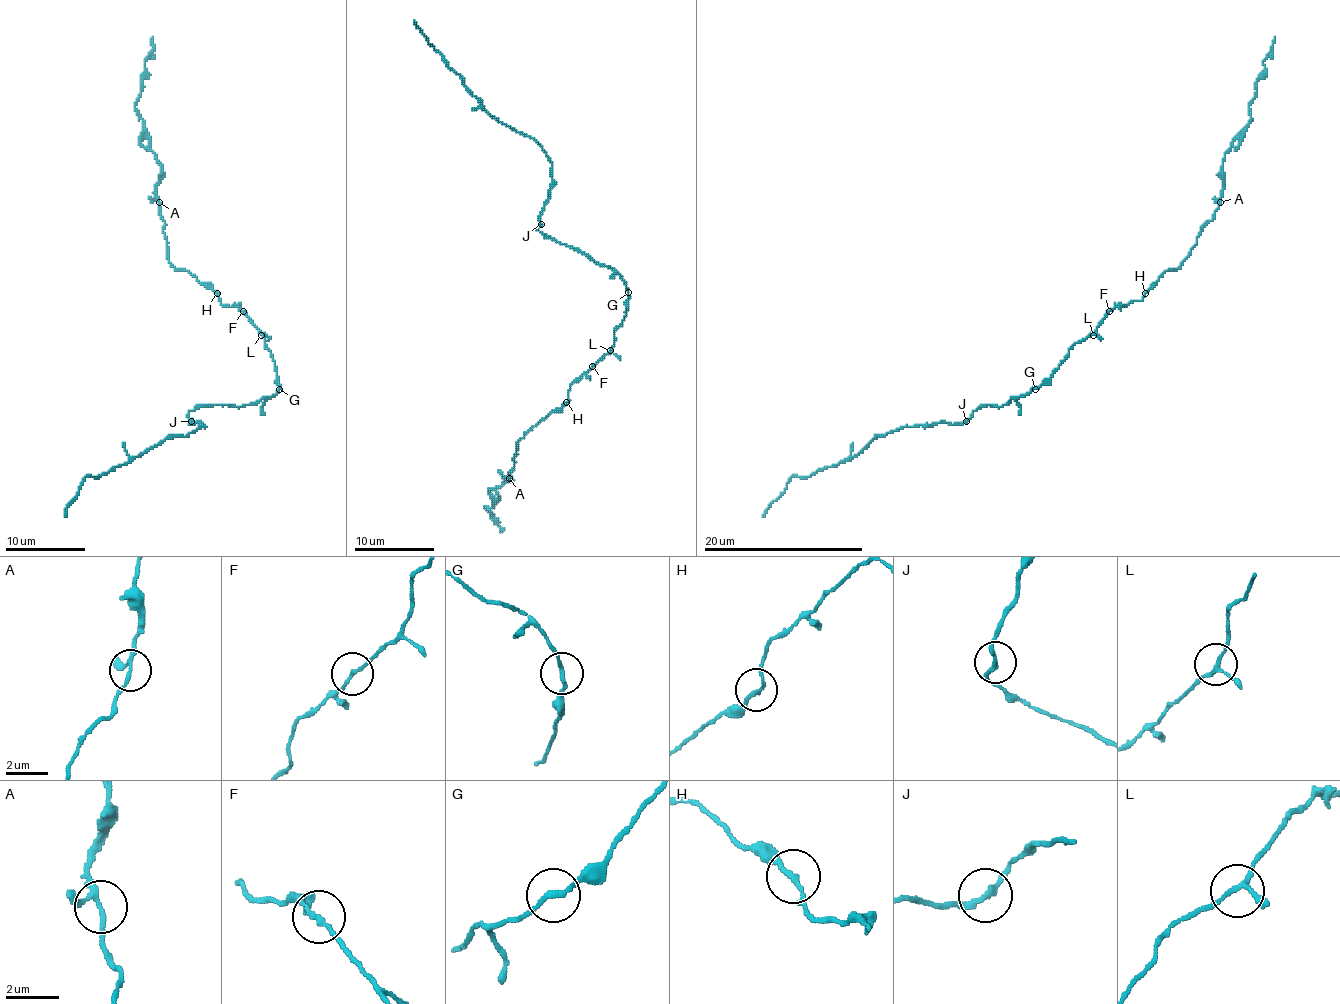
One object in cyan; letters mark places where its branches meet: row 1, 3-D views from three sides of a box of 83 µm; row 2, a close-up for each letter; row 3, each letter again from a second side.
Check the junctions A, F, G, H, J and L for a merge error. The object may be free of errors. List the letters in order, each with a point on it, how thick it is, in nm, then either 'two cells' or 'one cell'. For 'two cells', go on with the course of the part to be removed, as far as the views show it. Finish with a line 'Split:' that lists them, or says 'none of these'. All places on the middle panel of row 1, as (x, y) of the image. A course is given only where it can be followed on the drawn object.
A: at (509, 478); 150 nm thick; two cells; foreign part runs (508, 478), (506, 480), (510, 480), (490, 490), (492, 506), (484, 506), (502, 532)
F: at (592, 366); 160 nm thick; one cell
G: at (628, 292); 170 nm thick; one cell
H: at (566, 402); 160 nm thick; one cell
J: at (541, 224); 200 nm thick; one cell
L: at (610, 350); 150 nm thick; one cell
Split: A

